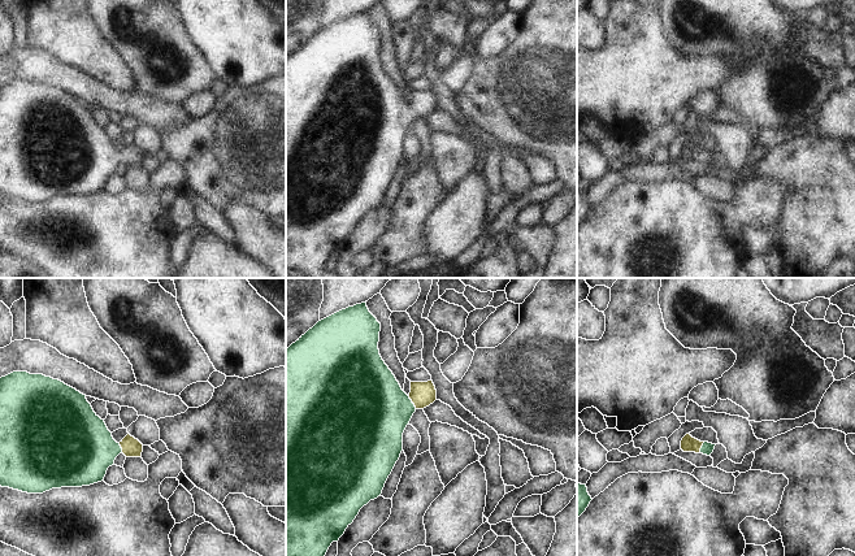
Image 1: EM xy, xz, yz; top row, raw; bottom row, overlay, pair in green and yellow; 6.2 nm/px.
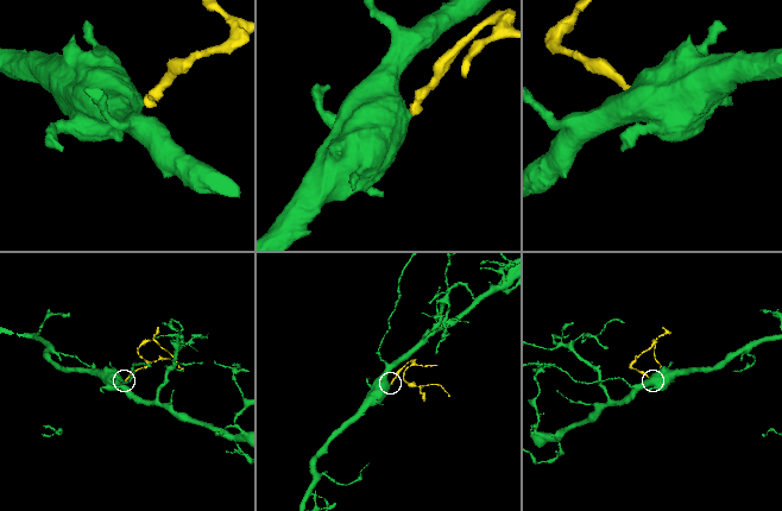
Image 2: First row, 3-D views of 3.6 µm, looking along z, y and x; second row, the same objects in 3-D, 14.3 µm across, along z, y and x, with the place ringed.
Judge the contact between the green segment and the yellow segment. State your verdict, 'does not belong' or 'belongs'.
belongs

